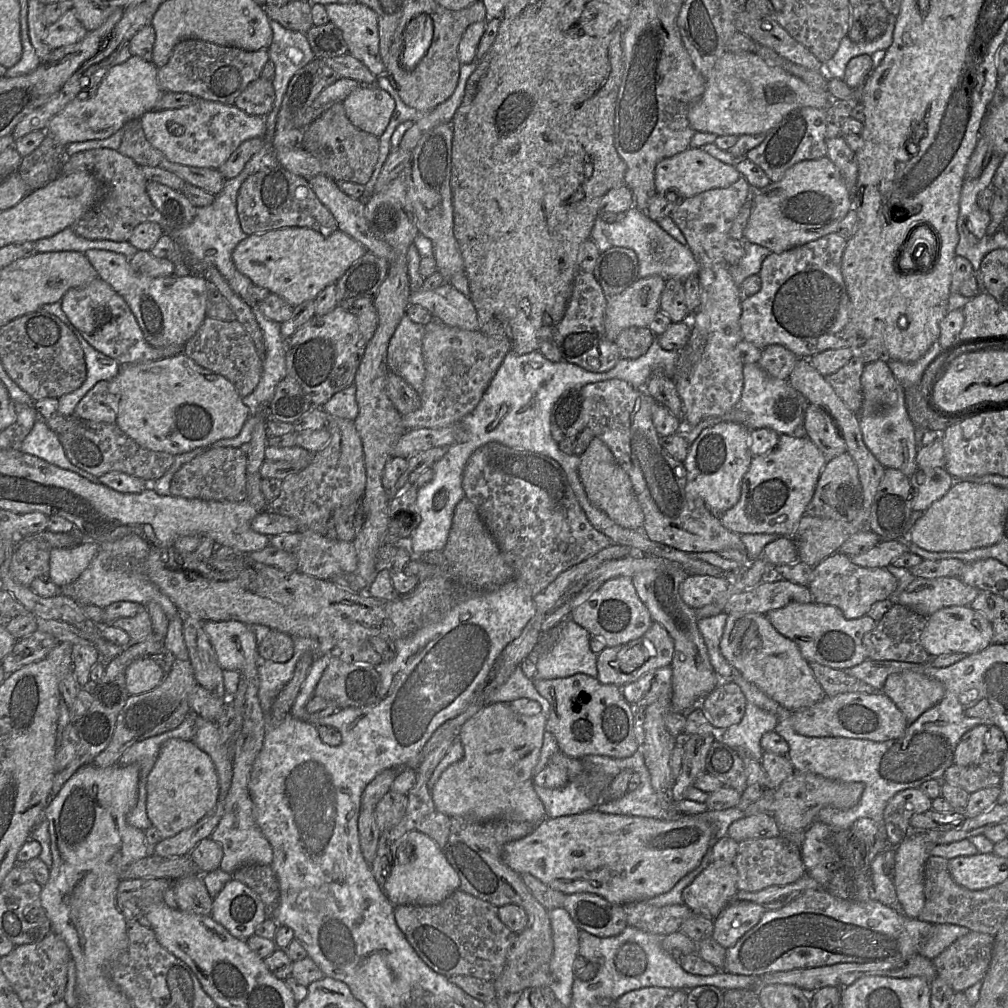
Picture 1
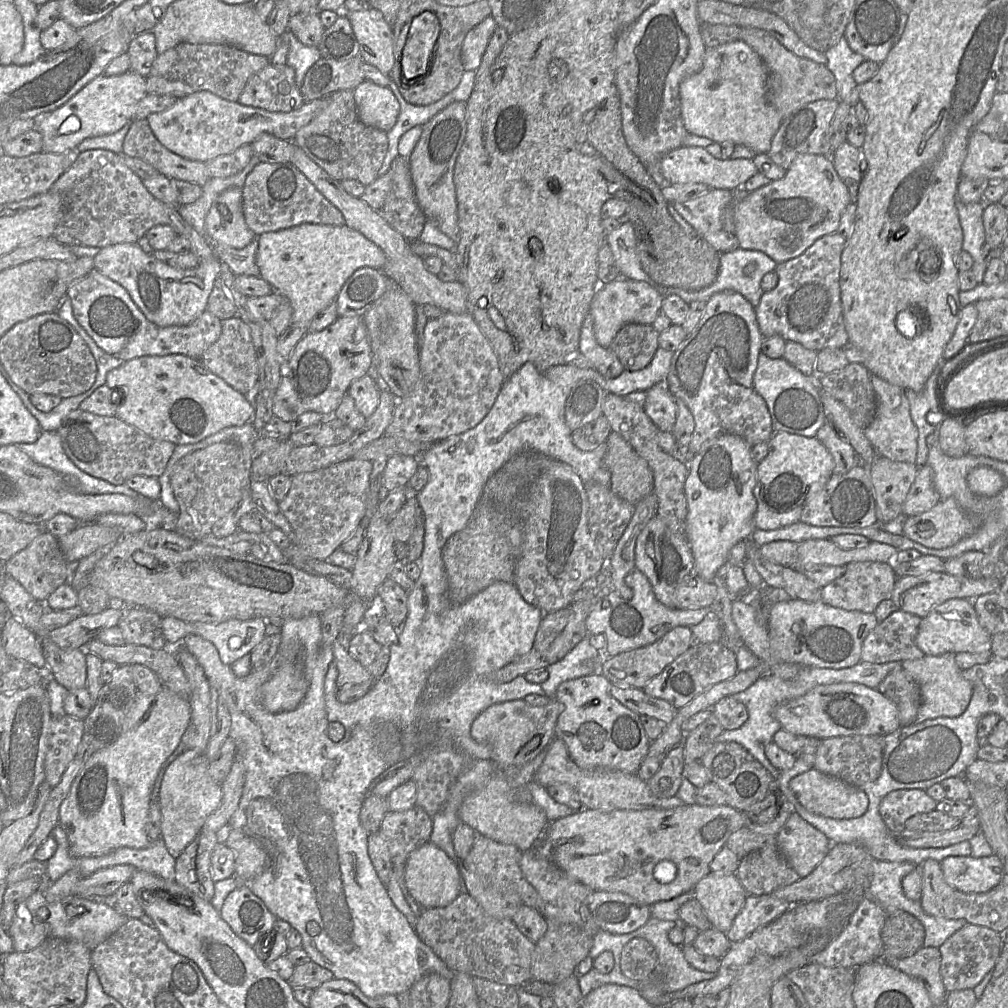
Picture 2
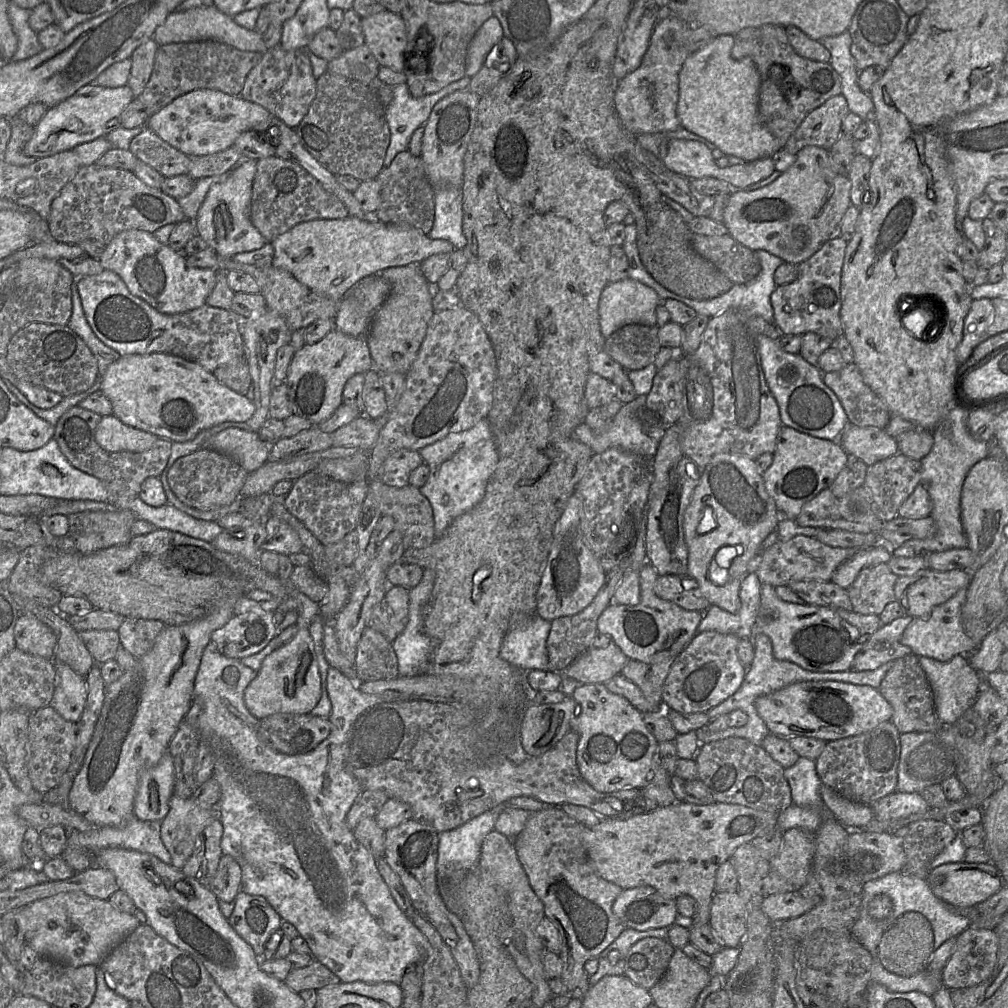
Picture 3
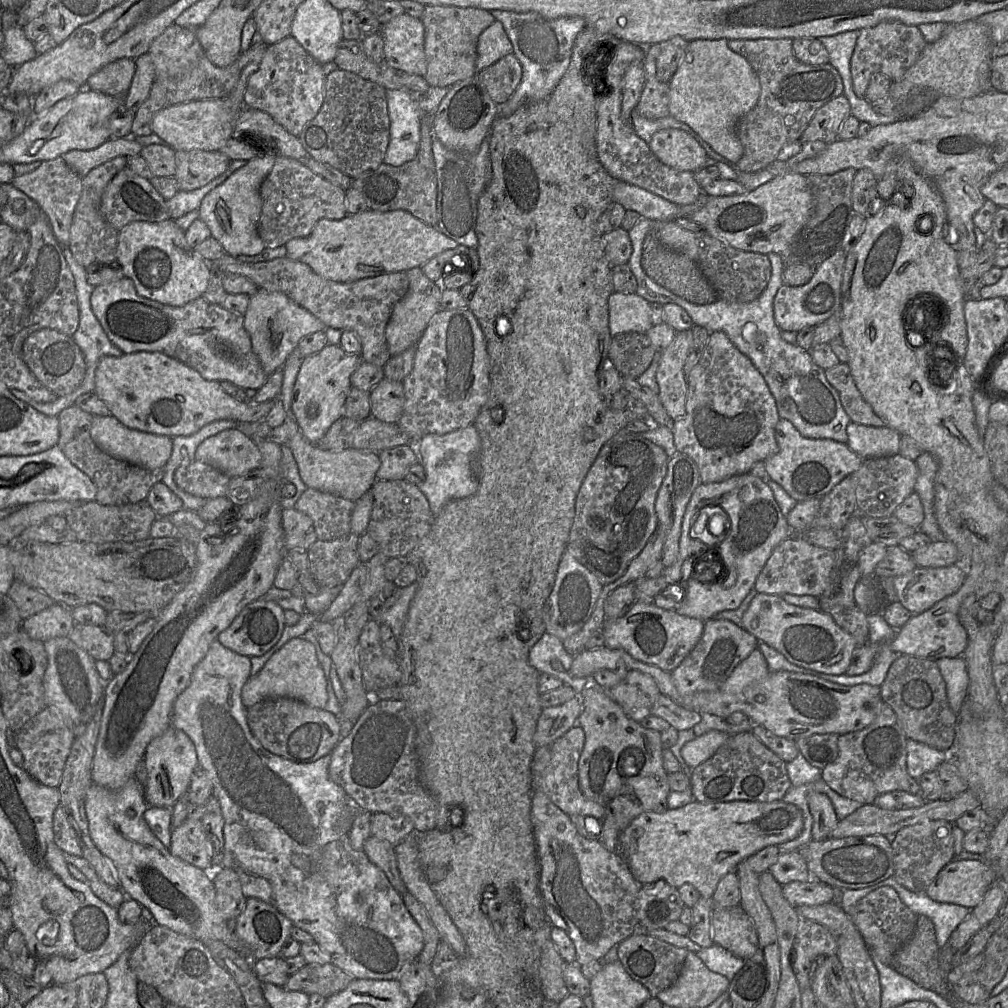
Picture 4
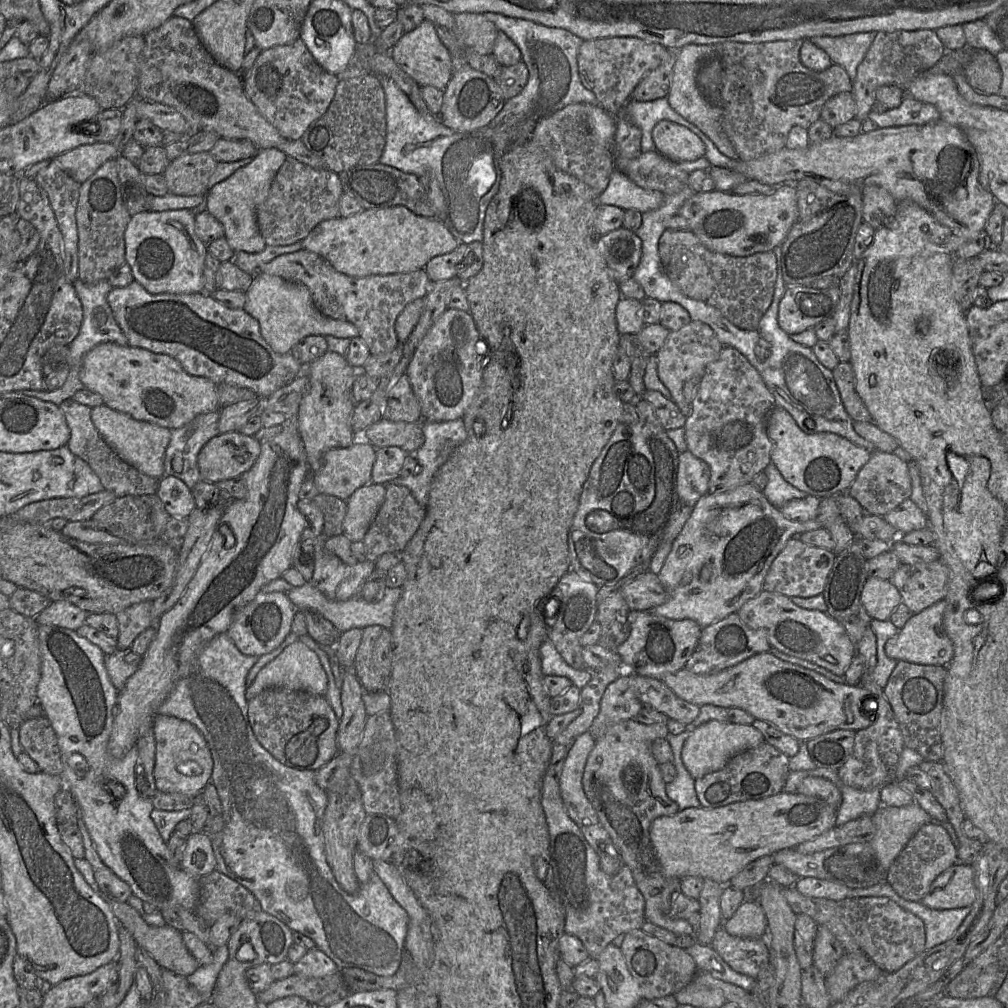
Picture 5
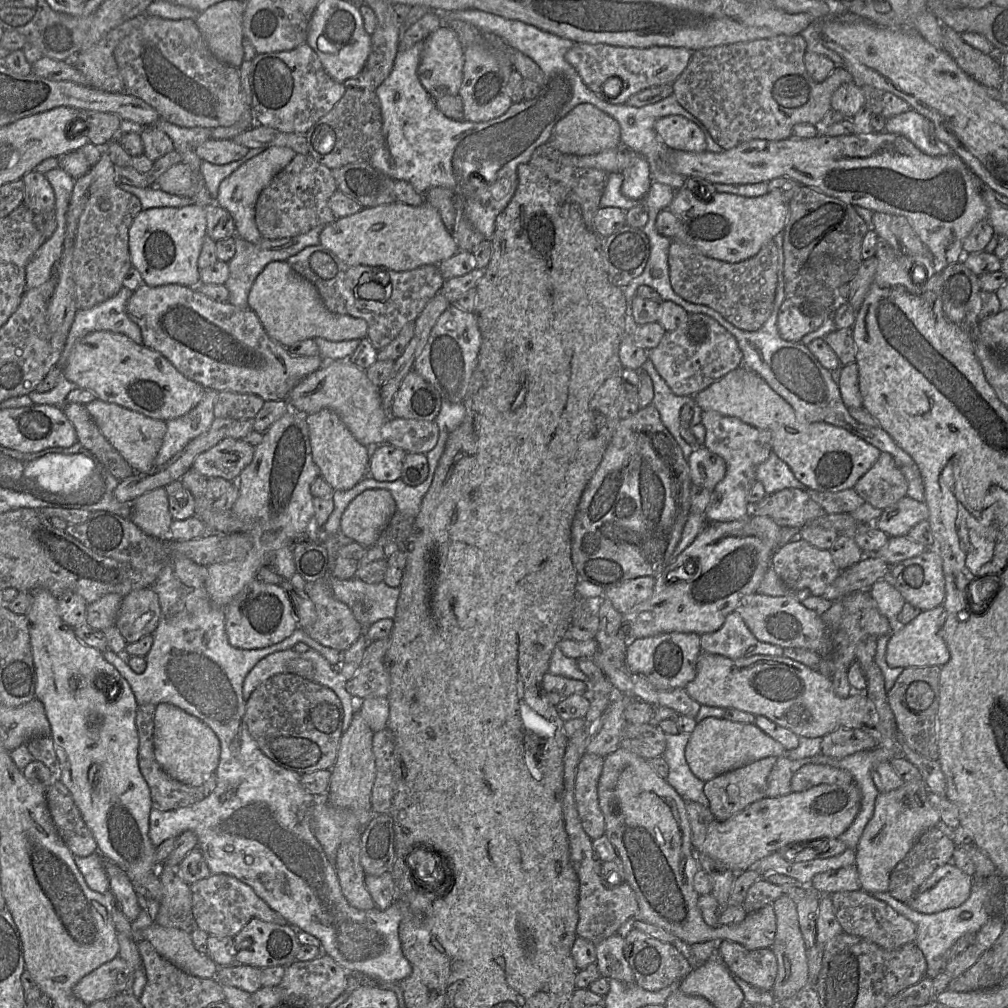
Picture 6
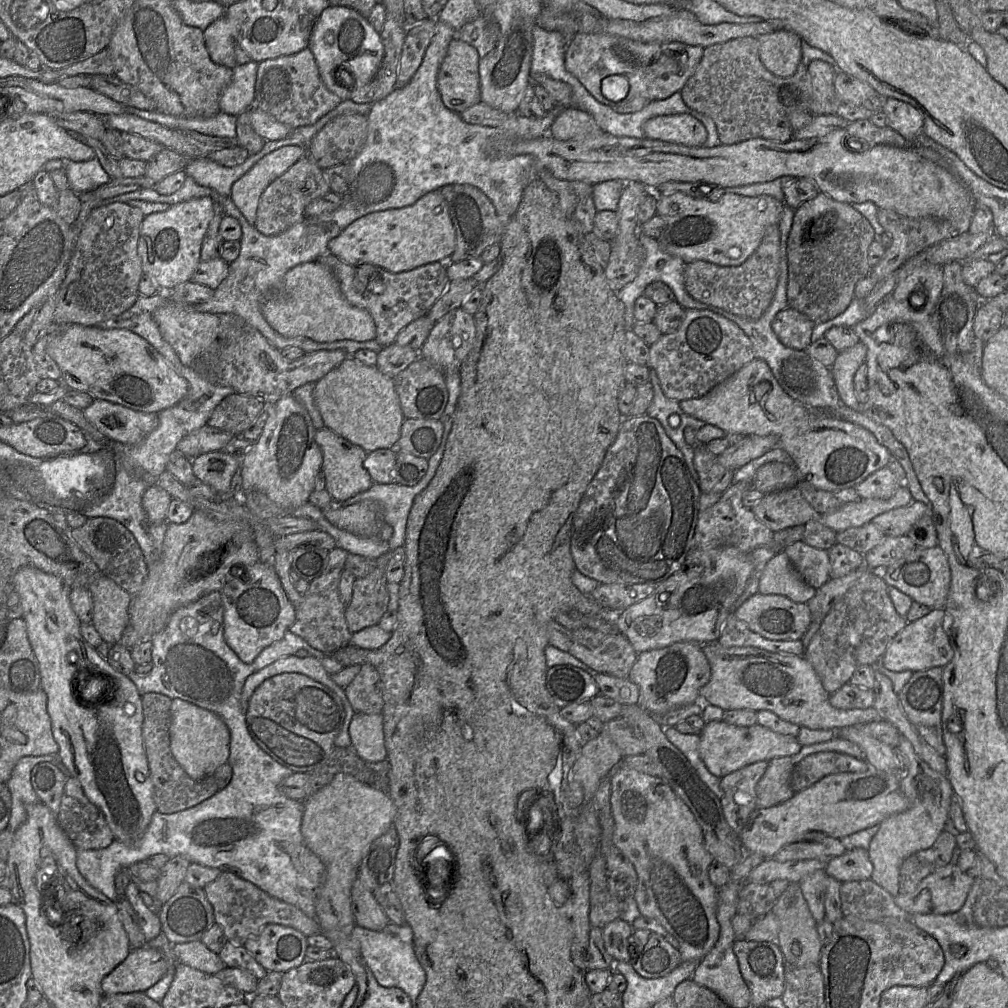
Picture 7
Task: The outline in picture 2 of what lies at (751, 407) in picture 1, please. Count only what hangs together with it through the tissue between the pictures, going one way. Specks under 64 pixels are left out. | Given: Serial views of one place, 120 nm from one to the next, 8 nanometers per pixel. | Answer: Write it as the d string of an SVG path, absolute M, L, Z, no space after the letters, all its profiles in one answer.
M760 352L753 377L753 388L767 404L774 433L787 432L813 438L827 423L820 397L822 389L819 375L804 375L784 358L771 359Z

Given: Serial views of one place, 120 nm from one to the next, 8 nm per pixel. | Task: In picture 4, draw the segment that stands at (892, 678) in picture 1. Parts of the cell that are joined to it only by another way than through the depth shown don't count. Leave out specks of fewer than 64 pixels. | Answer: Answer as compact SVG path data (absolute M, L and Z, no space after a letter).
M962 656L940 658L935 662L946 684L949 706L957 714L966 699L969 685L966 662Z

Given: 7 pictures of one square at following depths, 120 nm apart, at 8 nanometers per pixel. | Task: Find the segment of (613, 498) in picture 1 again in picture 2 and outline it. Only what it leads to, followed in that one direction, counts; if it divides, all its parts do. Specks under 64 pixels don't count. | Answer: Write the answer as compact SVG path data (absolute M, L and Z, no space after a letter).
M616 432L606 440L604 465L610 472L610 488L620 498L637 504L653 491L653 474L645 459Z

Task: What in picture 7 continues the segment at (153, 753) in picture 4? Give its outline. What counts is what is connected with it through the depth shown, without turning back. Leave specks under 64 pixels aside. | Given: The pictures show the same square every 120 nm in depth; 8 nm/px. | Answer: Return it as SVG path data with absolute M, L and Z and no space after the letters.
M174 698L170 707L170 749L176 761L193 779L213 775L229 757L230 733L227 725L214 712L185 700Z

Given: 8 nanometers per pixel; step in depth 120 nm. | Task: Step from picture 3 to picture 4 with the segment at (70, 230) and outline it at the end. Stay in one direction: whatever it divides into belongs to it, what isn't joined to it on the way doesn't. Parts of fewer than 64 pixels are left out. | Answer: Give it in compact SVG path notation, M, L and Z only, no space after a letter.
M129 166L120 170L105 188L100 205L105 220L116 230L133 221L161 222L170 219L166 200L147 180L132 171Z

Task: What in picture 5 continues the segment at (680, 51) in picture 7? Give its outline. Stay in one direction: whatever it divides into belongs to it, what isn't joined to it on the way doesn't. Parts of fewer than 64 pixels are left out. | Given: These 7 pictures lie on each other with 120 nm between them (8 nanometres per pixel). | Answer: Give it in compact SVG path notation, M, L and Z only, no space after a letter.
M634 37L585 40L578 50L578 71L583 85L595 94L597 104L617 117L642 78L666 60L670 51L663 45Z

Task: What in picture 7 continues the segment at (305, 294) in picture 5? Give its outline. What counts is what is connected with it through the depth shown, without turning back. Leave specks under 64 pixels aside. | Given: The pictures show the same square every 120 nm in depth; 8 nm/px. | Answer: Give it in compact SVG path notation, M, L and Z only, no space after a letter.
M315 262L291 268L282 281L282 288L270 294L261 307L267 323L288 338L307 337L316 342L375 339L376 327L371 315L351 305L342 294L337 278L325 265Z

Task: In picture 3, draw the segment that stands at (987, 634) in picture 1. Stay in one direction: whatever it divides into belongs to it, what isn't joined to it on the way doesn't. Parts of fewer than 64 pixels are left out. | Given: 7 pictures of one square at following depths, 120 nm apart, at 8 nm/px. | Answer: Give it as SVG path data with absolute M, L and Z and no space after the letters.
M963 588L945 603L934 607L929 614L913 618L902 634L901 643L910 647L912 654L918 657L930 657L941 662L949 661L958 654L973 653L977 647L966 634L961 620L961 611L966 601L966 595L967 588Z

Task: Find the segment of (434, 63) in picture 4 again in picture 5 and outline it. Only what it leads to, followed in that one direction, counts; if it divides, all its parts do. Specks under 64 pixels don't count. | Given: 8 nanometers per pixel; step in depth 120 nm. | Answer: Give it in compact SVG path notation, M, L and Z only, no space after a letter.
M457 13L454 20L467 46L482 55L492 54L498 29L483 13Z

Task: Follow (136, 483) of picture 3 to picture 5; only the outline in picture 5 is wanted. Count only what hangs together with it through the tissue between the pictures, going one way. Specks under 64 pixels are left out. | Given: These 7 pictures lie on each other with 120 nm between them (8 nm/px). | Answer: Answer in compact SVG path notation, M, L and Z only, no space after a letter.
M68 399L59 408L70 430L70 439L66 446L75 456L84 460L91 467L99 477L104 490L112 492L116 497L156 493L159 480L139 472L118 457L95 428L91 420L91 408L89 406Z

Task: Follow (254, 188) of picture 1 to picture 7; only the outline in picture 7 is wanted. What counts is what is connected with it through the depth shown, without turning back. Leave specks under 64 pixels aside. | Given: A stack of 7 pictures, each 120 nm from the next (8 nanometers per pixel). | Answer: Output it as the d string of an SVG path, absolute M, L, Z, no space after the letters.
M308 152L285 173L276 178L262 193L255 227L266 236L278 235L306 219L305 208L313 200L331 191L323 169L308 156Z

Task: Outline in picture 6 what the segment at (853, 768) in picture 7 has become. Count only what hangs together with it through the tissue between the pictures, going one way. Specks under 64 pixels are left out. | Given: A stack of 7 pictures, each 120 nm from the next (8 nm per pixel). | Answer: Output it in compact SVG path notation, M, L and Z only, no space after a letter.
M807 764L792 775L792 792L803 792L820 784L848 786L853 783L850 772L828 765Z

